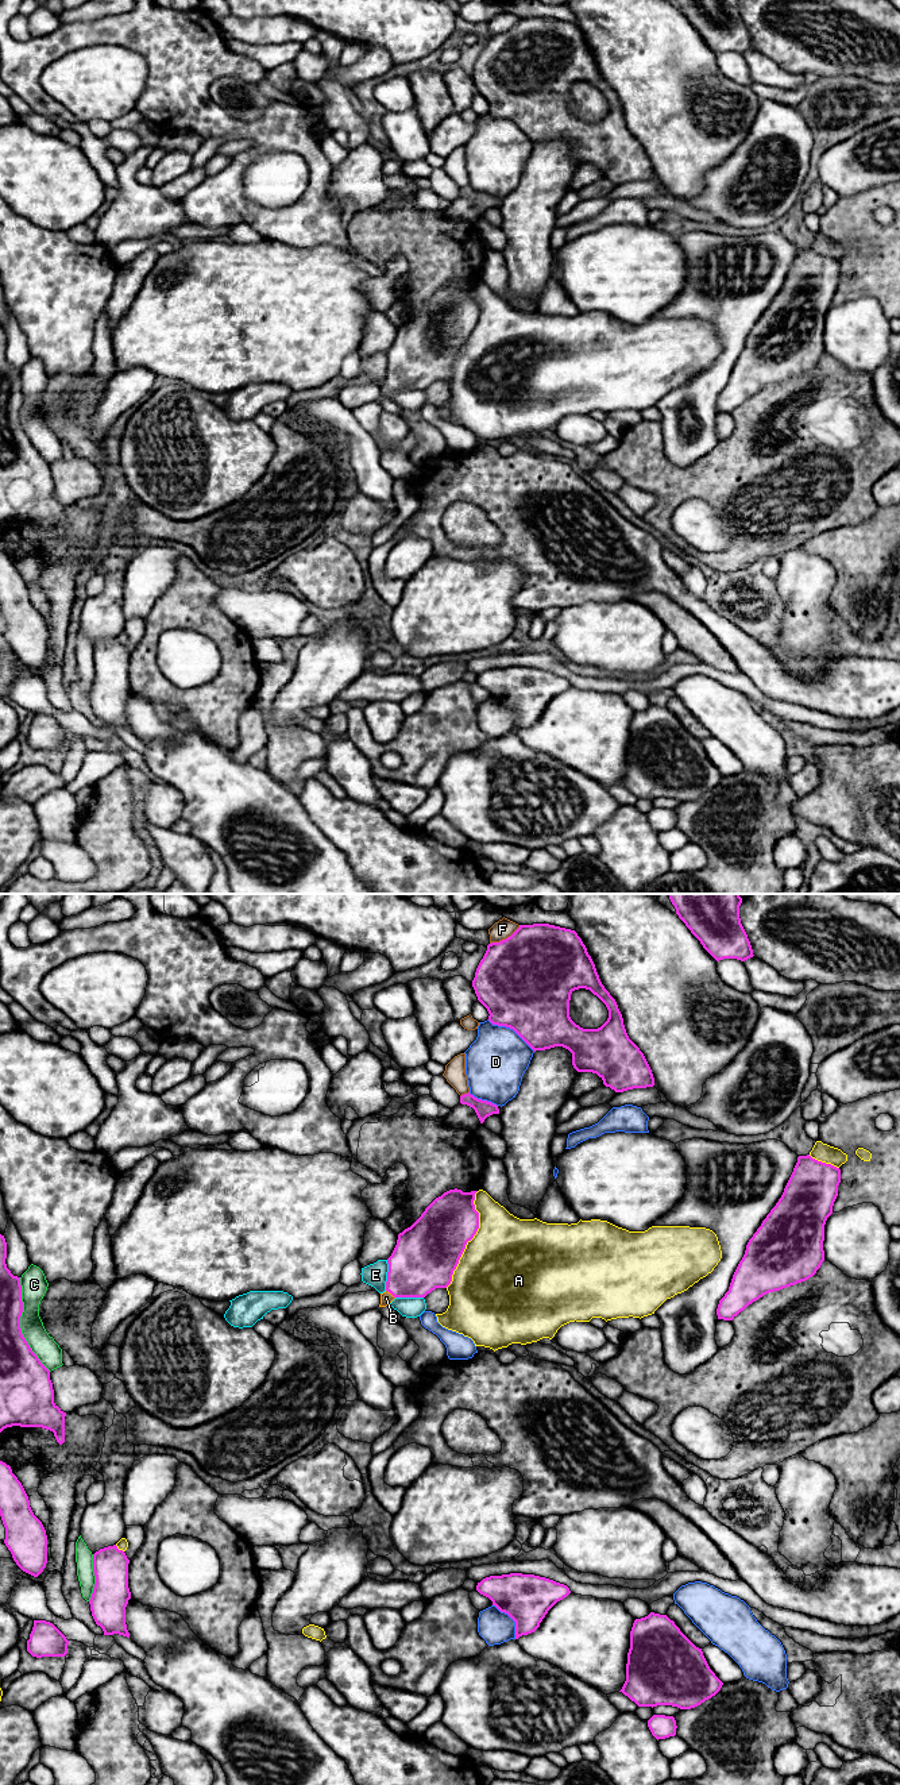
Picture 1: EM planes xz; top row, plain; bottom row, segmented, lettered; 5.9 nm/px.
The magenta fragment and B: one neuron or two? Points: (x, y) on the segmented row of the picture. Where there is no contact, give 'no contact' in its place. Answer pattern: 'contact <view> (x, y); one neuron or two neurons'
contact xz (390, 1292); one neuron

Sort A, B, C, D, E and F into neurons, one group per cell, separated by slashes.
A / B / C / D / E / F

